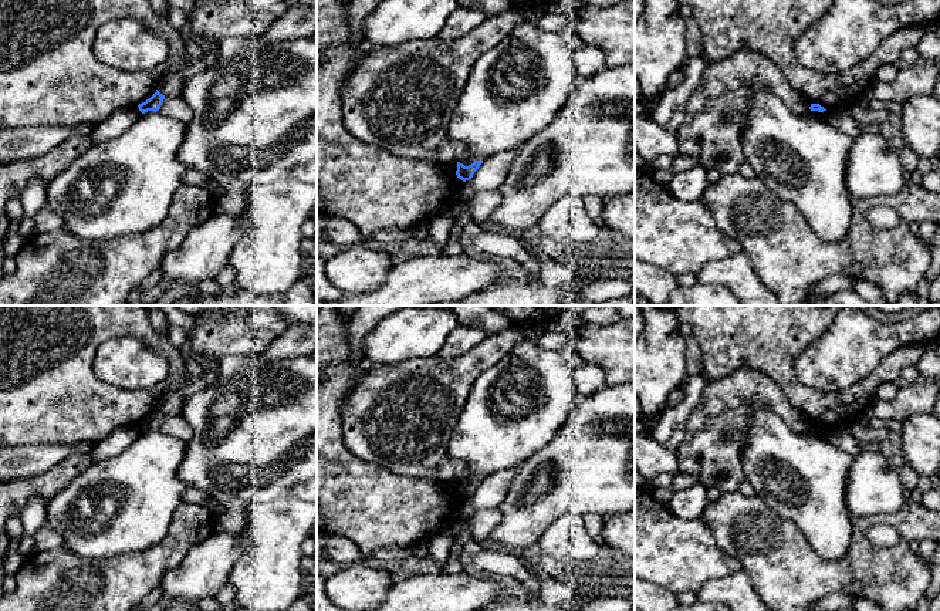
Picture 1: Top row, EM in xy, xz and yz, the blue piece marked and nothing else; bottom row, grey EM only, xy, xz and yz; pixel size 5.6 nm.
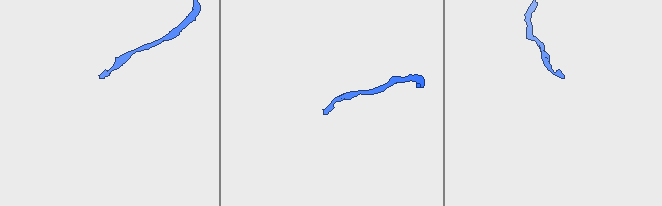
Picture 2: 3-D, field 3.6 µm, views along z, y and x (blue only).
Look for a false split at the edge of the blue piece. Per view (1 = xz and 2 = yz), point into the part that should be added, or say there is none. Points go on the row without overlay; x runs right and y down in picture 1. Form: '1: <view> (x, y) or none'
1: none
2: none

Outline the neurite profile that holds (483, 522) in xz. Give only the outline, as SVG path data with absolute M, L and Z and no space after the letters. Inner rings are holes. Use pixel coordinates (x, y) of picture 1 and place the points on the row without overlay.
M470 499L460 503L456 519L467 521L471 527L473 541L488 540L491 531L501 523L503 514L497 507L476 509Z

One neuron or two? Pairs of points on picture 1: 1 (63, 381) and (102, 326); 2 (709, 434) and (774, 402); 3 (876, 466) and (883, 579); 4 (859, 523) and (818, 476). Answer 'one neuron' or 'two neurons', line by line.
1: one neuron
2: one neuron
3: two neurons
4: two neurons

